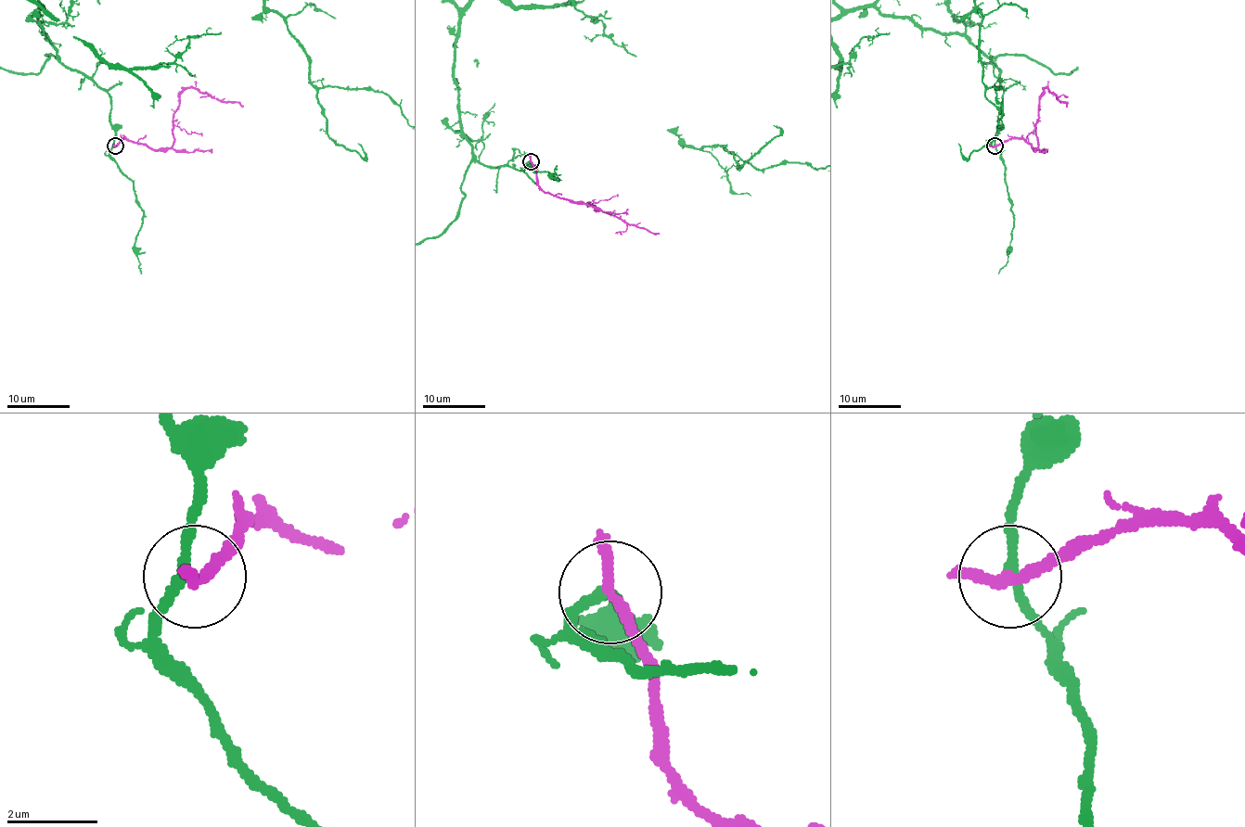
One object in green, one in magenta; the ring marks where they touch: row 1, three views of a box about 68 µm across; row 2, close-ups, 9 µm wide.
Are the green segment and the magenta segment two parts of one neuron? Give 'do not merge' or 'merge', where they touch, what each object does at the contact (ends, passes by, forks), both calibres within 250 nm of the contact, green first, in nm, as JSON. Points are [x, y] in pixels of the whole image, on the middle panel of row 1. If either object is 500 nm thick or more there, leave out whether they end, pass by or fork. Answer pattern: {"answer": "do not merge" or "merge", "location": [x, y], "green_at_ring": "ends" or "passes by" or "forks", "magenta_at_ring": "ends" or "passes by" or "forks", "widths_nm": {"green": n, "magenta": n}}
{"answer": "do not merge", "location": [531, 161], "green_at_ring": "passes by", "magenta_at_ring": "passes by", "widths_nm": {"green": 200, "magenta": 240}}

